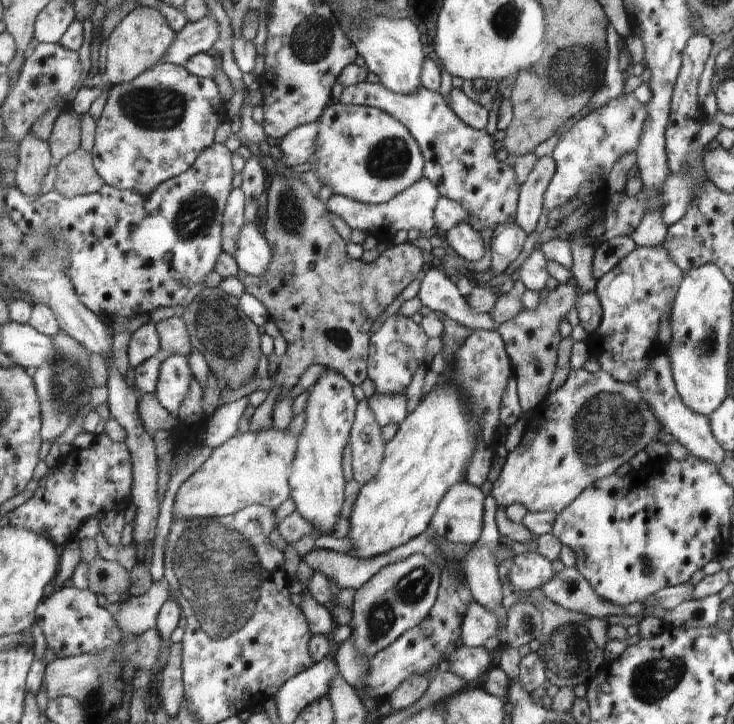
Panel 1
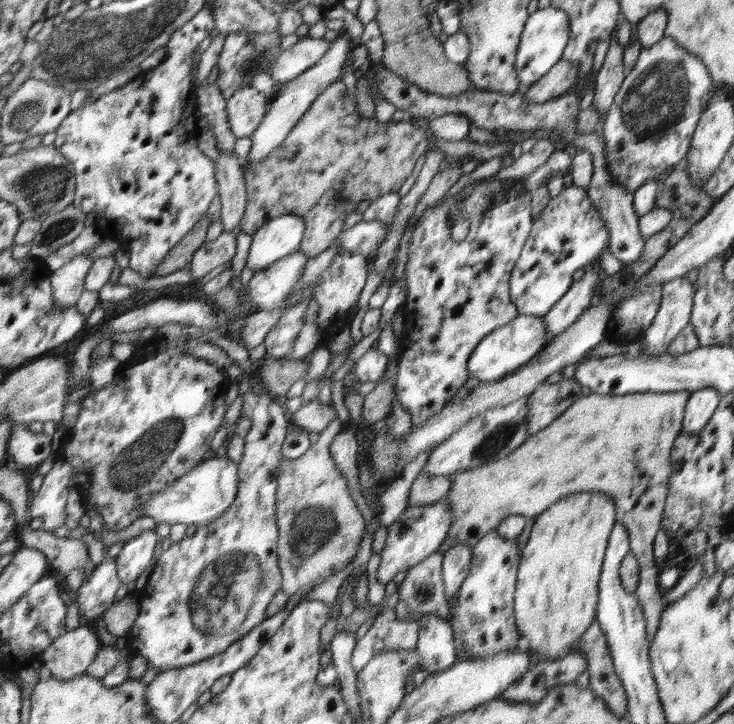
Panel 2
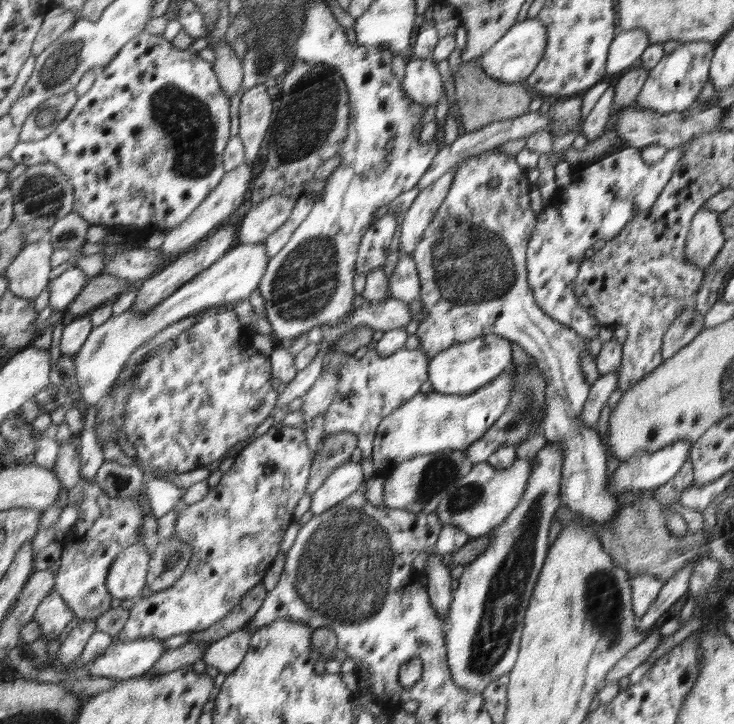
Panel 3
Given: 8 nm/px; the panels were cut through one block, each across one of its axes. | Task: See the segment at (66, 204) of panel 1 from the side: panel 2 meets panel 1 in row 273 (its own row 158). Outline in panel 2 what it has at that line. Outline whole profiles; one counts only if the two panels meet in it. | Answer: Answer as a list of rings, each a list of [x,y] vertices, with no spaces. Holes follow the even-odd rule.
[[[206,5],[170,36],[160,66],[141,71],[124,87],[86,102],[57,130],[54,145],[74,163],[77,171],[74,204],[88,214],[94,212],[101,232],[116,240],[118,250],[131,253],[130,267],[144,278],[156,277],[156,269],[160,269],[168,253],[198,224],[216,196],[214,161],[198,150],[196,120],[200,118],[196,116],[196,106],[188,108],[188,102],[194,98],[190,80],[192,54],[213,29],[214,20]]]

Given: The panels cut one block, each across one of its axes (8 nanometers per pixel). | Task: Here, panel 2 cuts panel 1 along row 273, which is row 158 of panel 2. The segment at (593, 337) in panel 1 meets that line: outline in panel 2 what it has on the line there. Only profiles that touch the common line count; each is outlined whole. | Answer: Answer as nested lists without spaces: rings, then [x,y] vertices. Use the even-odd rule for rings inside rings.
[[[666,35],[651,47],[641,48],[635,65],[628,71],[619,92],[616,93],[610,112],[606,113],[602,130],[607,149],[606,163],[612,181],[628,187],[634,194],[645,182],[658,180],[666,169],[687,157],[700,117],[706,112],[708,102],[712,100],[712,92],[718,87],[711,77],[707,63],[692,55],[685,47],[680,47],[674,38]]]

